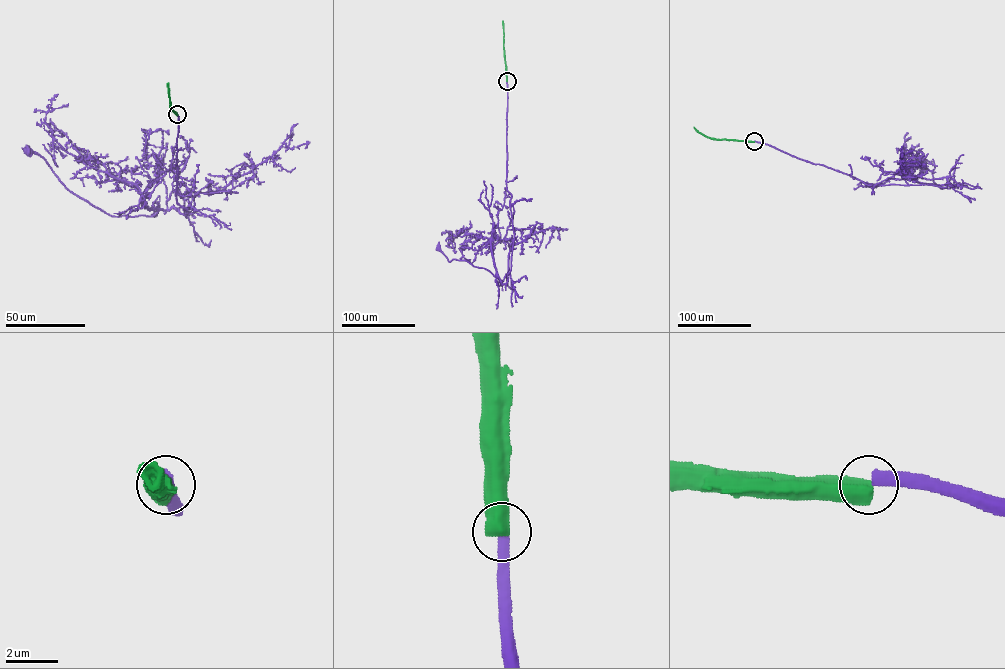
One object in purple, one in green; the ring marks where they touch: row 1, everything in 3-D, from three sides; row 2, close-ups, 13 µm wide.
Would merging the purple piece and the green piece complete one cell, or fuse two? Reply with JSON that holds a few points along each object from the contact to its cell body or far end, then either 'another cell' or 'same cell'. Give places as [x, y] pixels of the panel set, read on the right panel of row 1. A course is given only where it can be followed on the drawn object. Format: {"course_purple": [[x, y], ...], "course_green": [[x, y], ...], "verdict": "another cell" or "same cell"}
{"course_purple": [[754, 141], [838, 170], [868, 185], [957, 185], [940, 188], [933, 180], [935, 166], [920, 158]], "course_green": [[754, 141], [709, 138], [694, 127]], "verdict": "another cell"}

